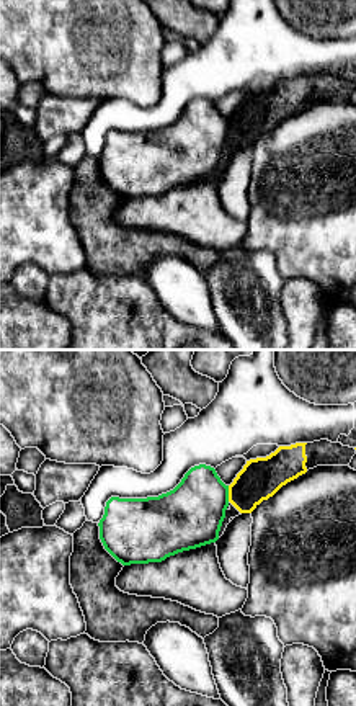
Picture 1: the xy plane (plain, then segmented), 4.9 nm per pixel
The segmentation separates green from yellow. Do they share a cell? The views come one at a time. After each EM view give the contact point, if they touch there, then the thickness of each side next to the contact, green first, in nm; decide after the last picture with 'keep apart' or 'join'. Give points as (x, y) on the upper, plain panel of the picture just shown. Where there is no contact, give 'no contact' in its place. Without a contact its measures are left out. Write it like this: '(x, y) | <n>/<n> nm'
(227, 128) | 320/200 nm

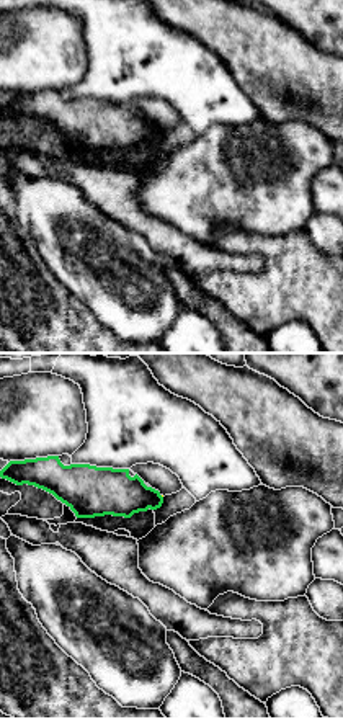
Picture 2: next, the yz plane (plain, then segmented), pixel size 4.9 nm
no contact

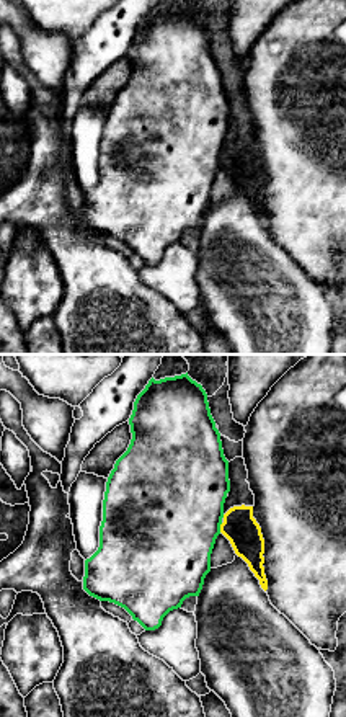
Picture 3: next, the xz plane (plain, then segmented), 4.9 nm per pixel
(219, 162) | 500/170 nm

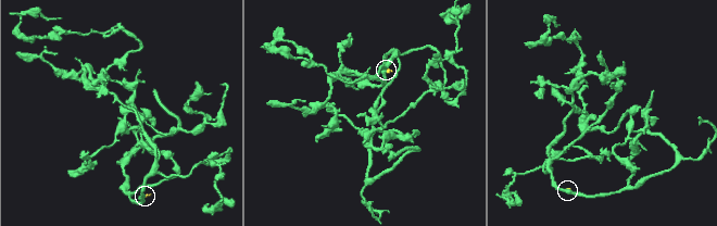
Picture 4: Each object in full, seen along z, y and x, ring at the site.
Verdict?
keep apart

